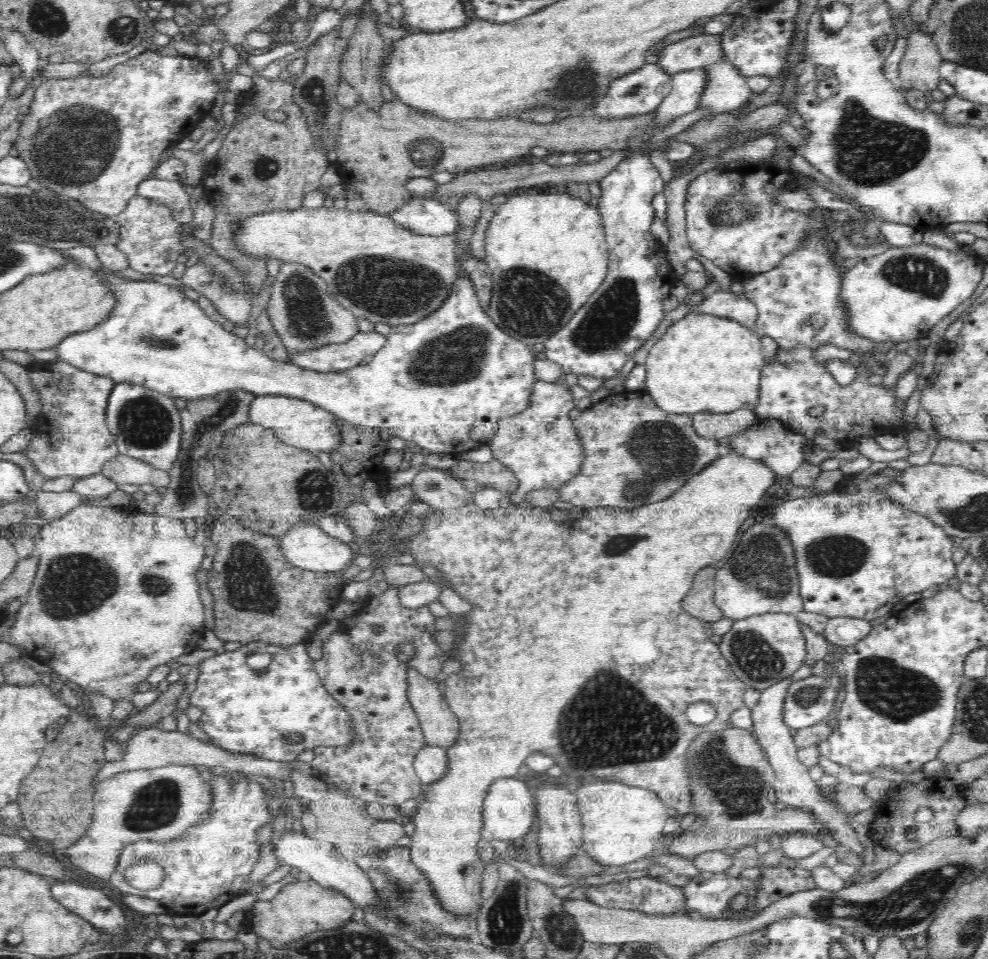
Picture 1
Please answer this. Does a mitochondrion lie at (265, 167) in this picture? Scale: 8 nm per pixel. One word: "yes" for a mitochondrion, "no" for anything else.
yes

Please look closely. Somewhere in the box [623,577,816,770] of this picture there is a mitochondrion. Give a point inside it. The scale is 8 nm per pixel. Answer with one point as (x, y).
(758, 660)

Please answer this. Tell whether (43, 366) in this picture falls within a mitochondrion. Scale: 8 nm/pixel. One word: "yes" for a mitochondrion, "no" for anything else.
no

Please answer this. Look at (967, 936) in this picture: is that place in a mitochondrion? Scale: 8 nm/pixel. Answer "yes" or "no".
yes

